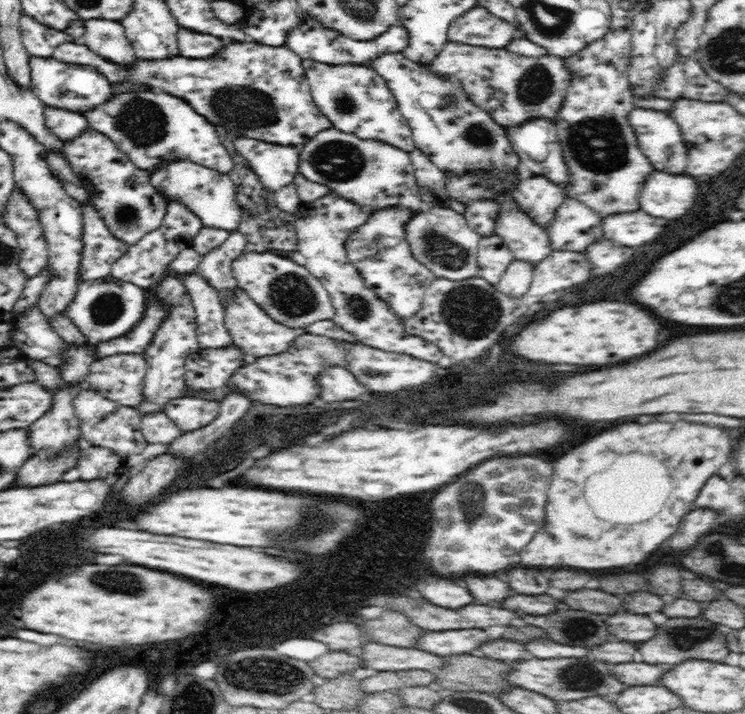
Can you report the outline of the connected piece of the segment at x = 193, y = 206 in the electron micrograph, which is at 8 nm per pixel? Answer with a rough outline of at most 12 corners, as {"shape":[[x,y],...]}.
{"shape":[[188,159],[149,174],[203,226],[237,230],[233,174]]}

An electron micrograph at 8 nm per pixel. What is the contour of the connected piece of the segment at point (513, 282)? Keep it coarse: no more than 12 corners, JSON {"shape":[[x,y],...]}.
{"shape":[[514,260],[495,287],[520,298],[530,290],[534,266]]}

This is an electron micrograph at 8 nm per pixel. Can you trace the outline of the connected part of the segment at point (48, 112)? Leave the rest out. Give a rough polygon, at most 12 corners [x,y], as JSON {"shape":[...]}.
{"shape":[[45,106],[50,133],[64,142],[89,128],[82,113]]}

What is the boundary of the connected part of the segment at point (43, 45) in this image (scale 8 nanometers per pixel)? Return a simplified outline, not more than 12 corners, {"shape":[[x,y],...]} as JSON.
{"shape":[[26,14],[19,21],[31,57],[50,58],[56,46],[74,42]]}

